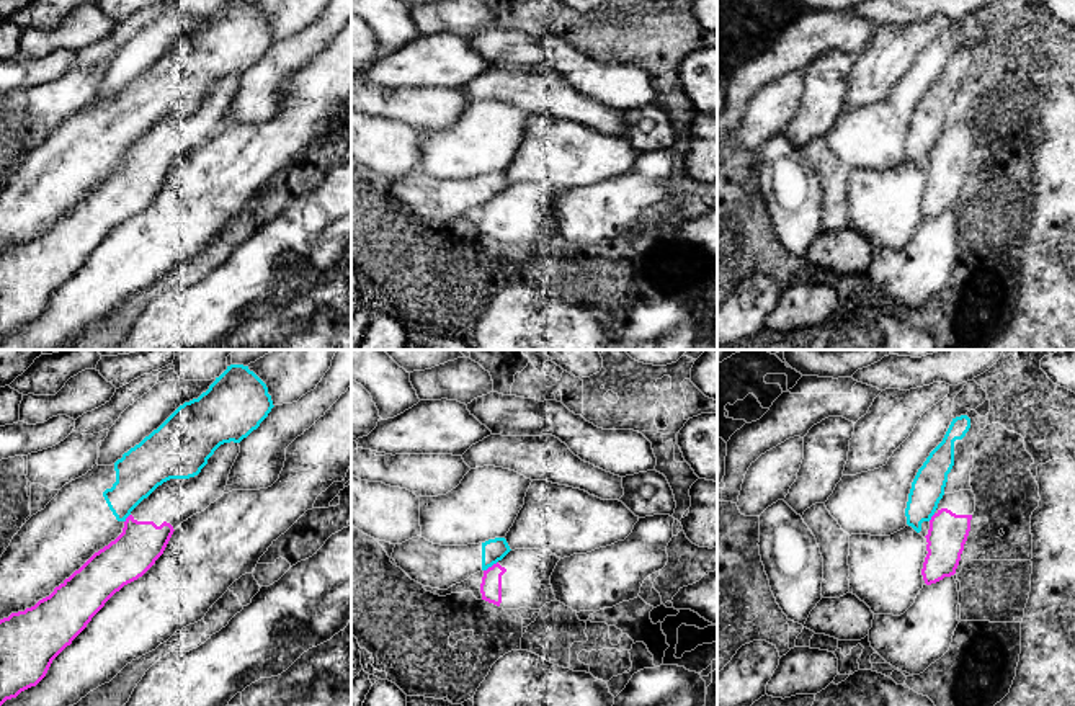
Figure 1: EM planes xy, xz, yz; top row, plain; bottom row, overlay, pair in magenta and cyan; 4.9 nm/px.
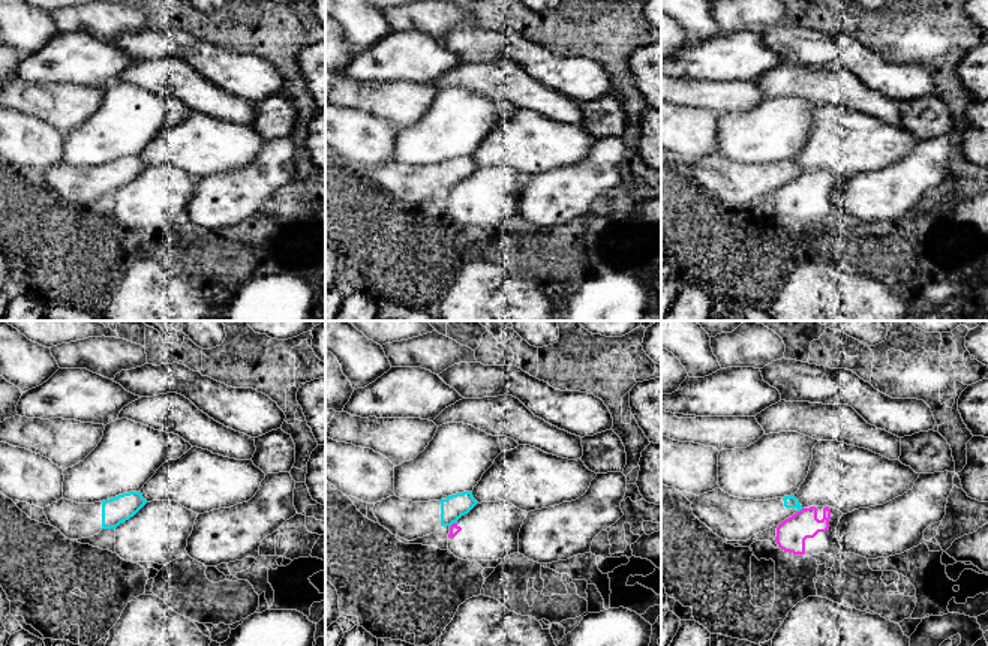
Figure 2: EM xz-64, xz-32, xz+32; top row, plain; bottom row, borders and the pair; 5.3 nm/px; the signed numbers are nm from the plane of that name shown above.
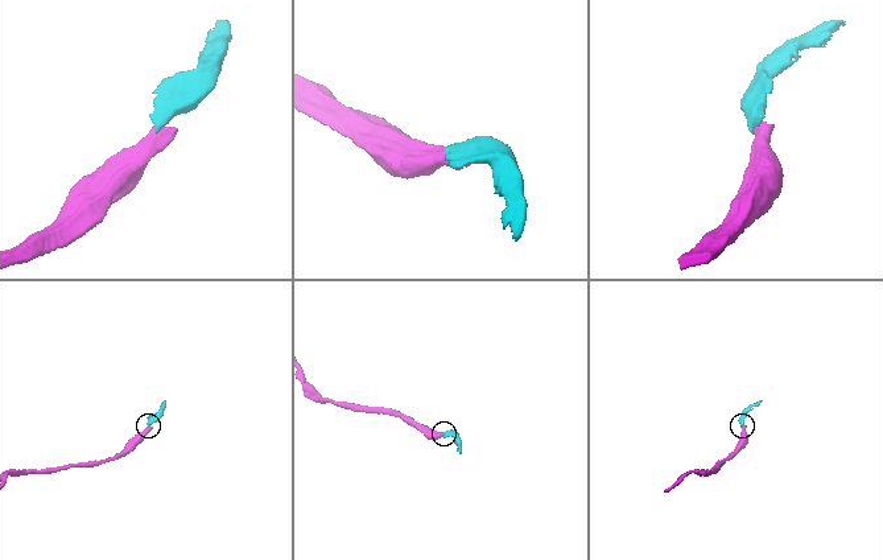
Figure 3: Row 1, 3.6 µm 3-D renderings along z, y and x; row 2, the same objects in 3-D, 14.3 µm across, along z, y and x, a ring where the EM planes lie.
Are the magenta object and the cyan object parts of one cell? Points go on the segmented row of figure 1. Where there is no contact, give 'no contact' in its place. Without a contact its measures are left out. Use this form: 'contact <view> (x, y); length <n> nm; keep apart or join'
contact xz (492, 566); length 90 nm; keep apart

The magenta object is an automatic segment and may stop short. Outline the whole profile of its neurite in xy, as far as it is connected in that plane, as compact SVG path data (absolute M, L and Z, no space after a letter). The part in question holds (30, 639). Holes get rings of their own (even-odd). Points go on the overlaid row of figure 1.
M224 443L201 472L190 479L170 479L144 498L126 518L123 533L95 552L54 592L25 611L0 619L0 706L36 686L52 660L72 644L91 618L124 585L142 577L163 554L173 531L188 518L204 512L224 495L230 469L240 453L239 443Z

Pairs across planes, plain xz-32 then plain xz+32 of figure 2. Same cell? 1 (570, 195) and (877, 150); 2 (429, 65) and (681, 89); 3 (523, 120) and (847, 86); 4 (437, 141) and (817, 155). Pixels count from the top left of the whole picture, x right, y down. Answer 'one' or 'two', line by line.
1: two
2: two
3: two
4: two

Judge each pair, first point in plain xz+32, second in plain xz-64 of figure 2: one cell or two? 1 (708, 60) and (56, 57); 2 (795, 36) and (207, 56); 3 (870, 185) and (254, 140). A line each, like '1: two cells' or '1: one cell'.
1: one cell
2: one cell
3: two cells

